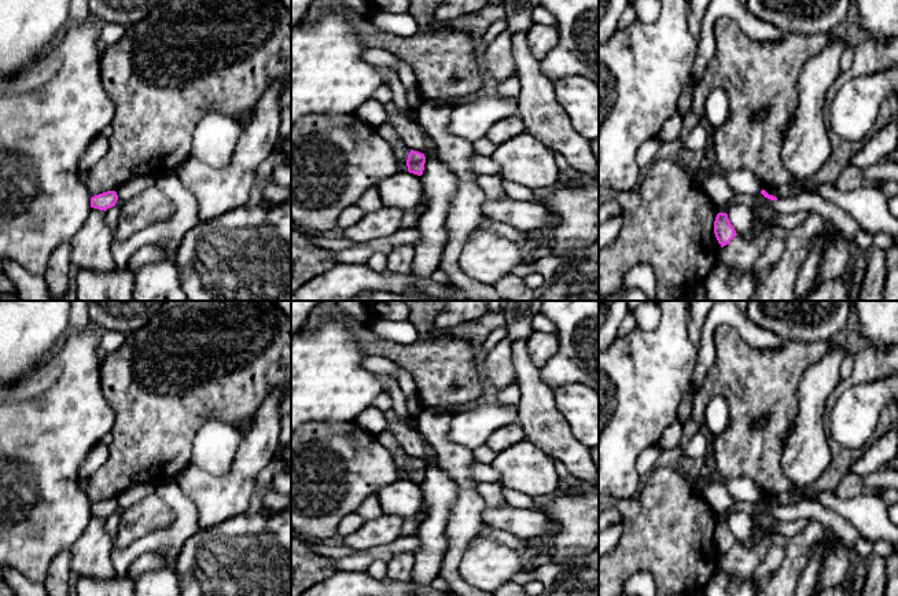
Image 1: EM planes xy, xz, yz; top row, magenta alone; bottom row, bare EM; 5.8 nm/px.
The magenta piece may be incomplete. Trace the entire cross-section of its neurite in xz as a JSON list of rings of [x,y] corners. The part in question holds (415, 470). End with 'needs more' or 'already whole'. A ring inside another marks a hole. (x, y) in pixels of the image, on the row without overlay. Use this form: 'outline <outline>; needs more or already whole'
outline [[[411,457],[406,467],[408,479],[422,483],[424,478],[424,471],[426,471],[424,461]]]; already whole

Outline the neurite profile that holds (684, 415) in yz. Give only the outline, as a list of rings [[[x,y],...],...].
[[[691,385],[685,389],[681,405],[678,408],[677,419],[685,426],[692,420],[692,402],[695,400],[698,390]]]

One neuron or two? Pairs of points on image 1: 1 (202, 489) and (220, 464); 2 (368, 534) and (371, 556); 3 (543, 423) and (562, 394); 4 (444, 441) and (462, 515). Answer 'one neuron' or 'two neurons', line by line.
1: two neurons
2: two neurons
3: two neurons
4: one neuron

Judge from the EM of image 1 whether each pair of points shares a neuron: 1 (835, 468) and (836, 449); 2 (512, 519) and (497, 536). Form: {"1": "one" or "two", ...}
{"1": "one", "2": "two"}

